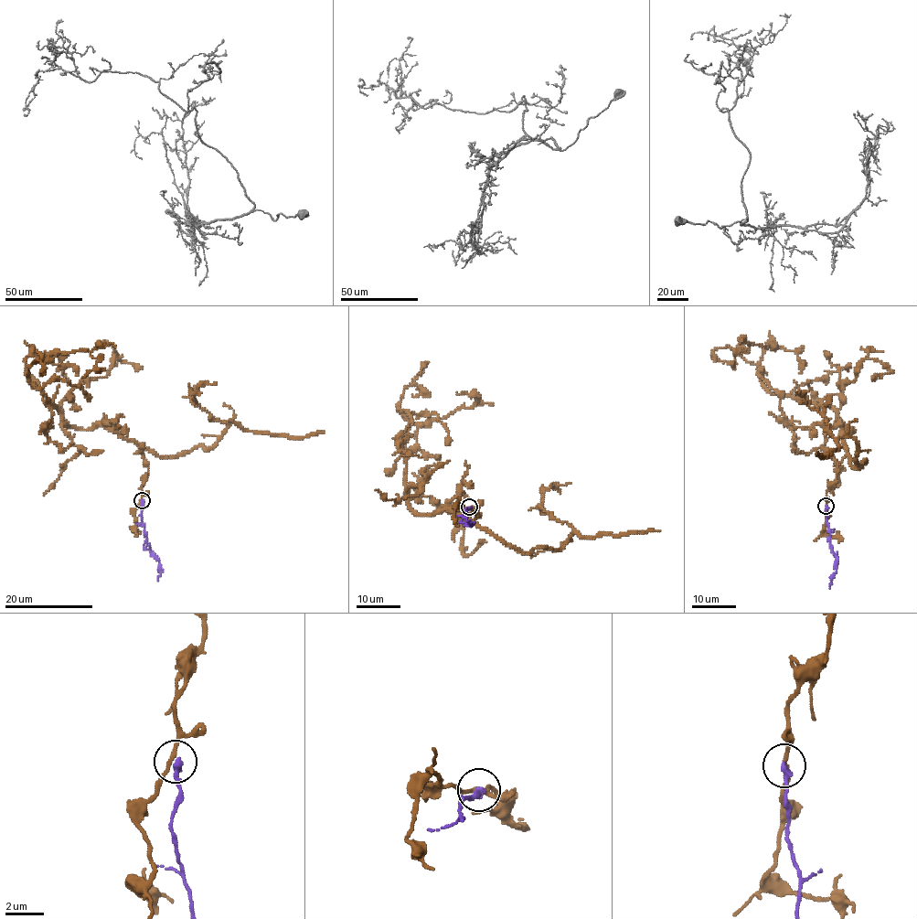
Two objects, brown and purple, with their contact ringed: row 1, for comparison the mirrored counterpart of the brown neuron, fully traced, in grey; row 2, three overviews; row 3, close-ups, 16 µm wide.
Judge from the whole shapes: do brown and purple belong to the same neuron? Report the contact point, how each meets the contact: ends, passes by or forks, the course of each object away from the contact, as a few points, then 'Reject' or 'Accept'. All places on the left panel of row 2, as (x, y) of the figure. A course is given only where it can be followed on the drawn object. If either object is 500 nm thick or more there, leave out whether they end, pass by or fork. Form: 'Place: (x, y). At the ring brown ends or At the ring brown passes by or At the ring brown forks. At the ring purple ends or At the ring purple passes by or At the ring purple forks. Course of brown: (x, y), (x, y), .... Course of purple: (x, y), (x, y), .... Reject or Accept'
Place: (142, 500). At the ring brown passes by. At the ring purple ends. Course of brown: (142, 499), (147, 462), (136, 443), (68, 425), (26, 359), (100, 356), (81, 377). Course of purple: (142, 500), (141, 518), (146, 544), (160, 563), (157, 580). Reject

